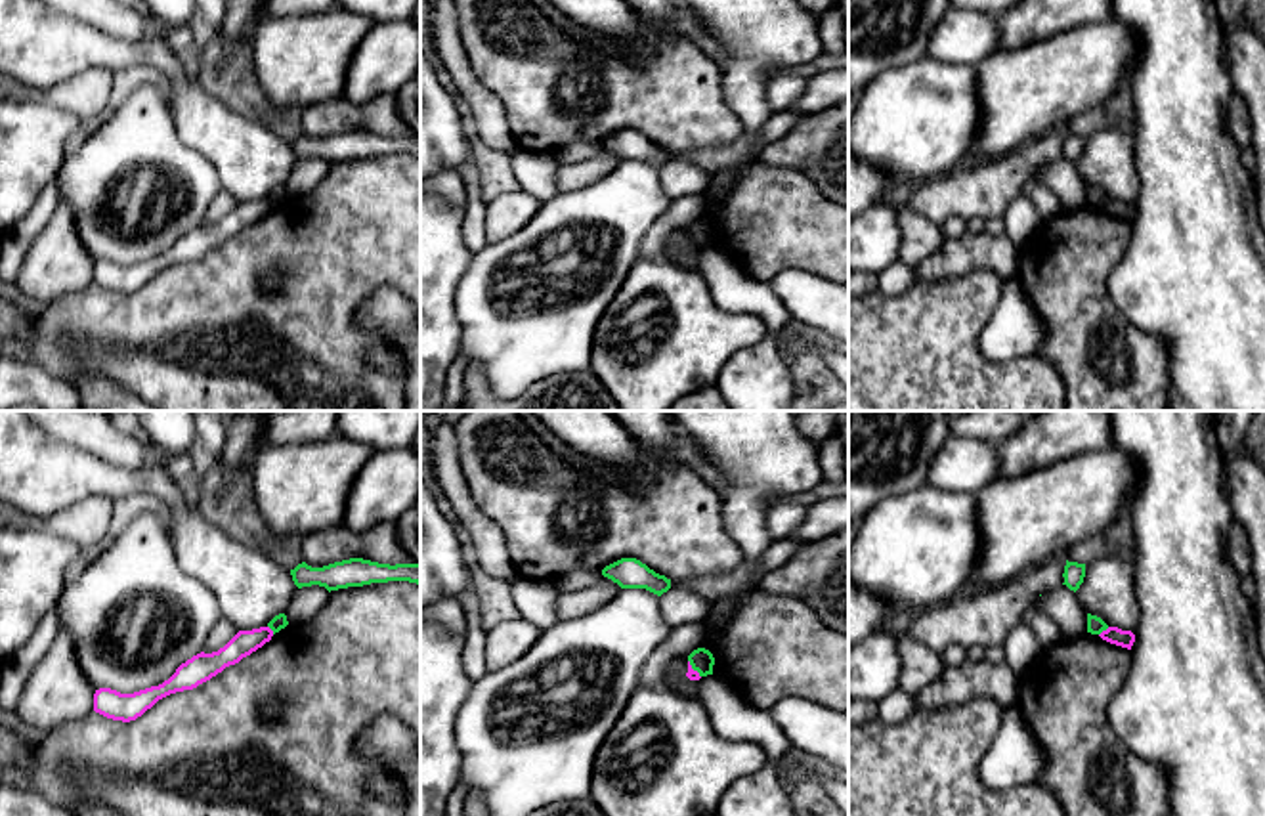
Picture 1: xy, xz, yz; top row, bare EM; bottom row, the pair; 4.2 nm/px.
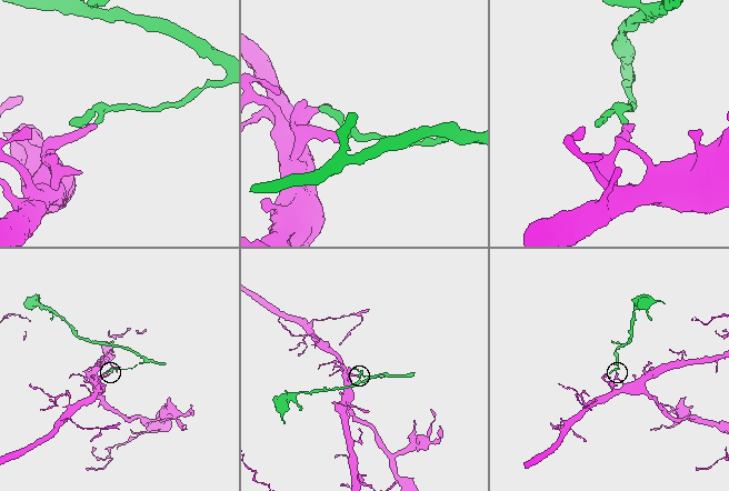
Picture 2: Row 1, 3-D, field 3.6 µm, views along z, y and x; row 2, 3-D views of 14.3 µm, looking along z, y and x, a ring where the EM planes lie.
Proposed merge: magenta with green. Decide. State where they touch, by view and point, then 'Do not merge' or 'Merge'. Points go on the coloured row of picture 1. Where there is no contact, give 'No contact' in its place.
Touches magenta at yz (1103, 631). Do not merge

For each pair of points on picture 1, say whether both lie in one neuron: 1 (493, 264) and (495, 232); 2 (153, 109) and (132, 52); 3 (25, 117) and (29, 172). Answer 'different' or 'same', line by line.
1: different
2: different
3: same

